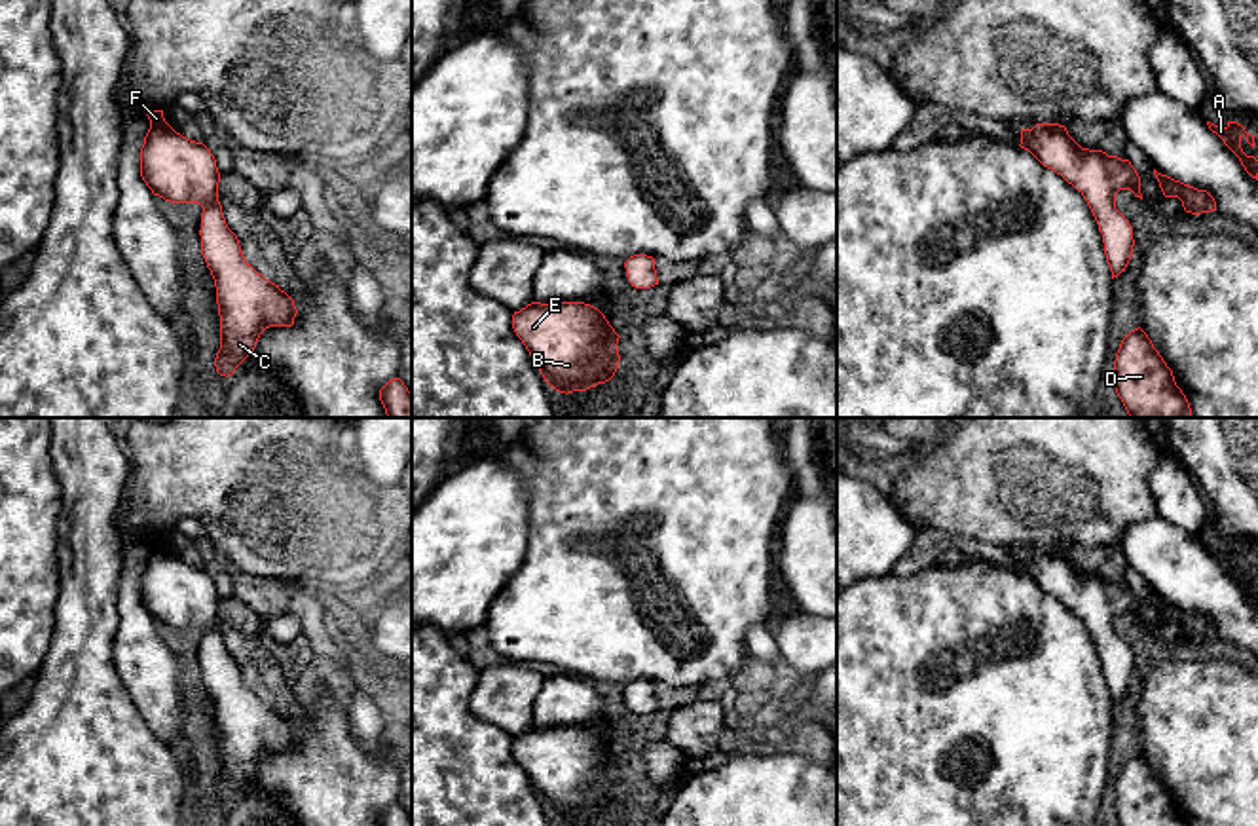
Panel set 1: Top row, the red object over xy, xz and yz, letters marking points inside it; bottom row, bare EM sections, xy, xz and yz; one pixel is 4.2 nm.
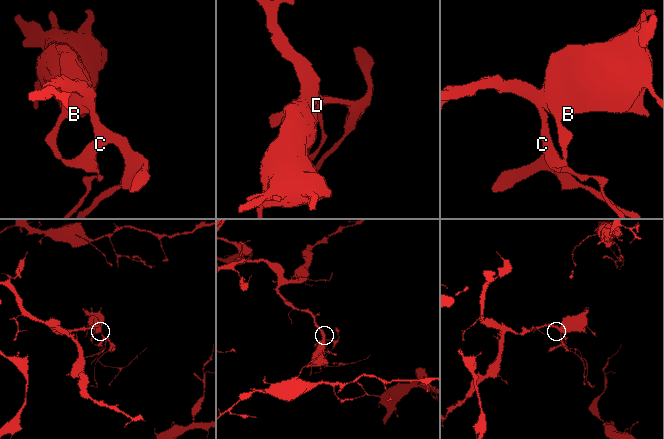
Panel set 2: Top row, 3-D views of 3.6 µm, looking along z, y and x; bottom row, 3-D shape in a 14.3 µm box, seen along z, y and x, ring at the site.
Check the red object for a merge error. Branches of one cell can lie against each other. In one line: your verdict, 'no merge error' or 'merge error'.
no merge error

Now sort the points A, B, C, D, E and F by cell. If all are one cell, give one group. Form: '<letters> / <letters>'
A B C D E F

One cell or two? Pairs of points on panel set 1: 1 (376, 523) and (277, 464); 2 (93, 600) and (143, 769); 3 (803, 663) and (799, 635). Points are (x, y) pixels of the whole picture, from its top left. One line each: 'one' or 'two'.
1: one
2: one
3: one

